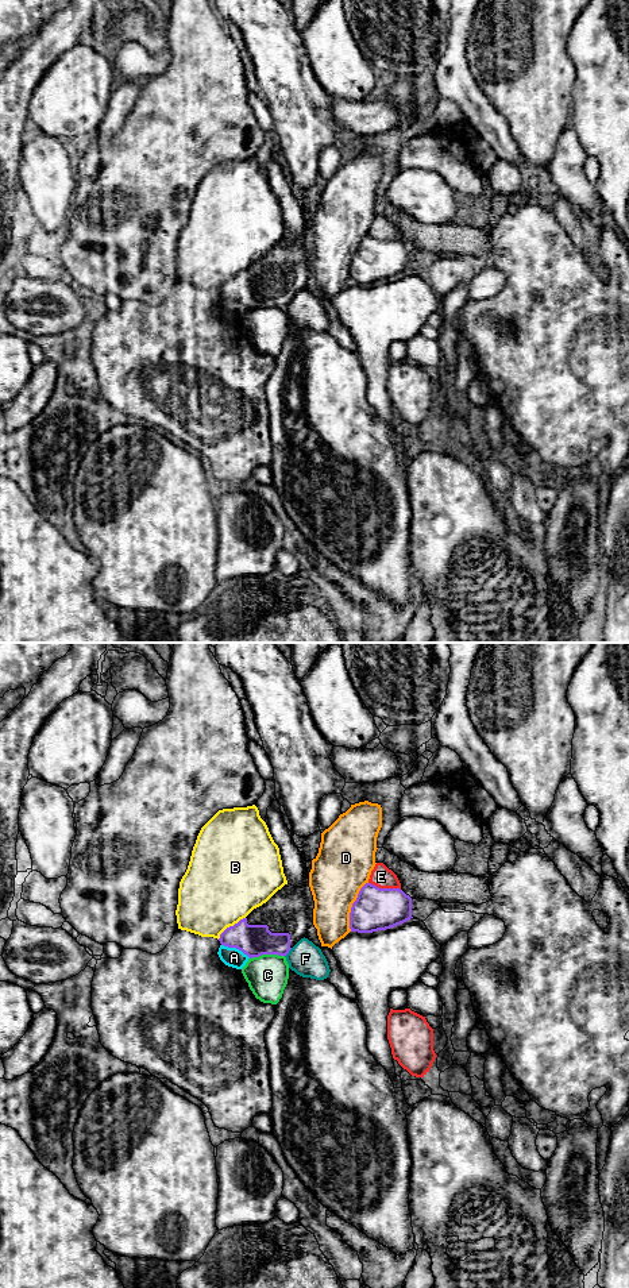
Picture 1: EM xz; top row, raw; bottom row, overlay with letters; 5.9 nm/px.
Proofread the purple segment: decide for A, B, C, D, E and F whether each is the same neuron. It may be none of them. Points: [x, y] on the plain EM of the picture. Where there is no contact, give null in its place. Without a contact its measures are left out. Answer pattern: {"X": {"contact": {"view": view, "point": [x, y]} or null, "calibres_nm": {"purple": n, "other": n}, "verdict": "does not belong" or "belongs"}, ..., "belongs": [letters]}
{"A": {"contact": {"view": "xz", "point": [236, 300]}, "calibres_nm": {"purple": 190, "other": 120}, "verdict": "does not belong"}, "B": {"contact": {"view": "xz", "point": [230, 278]}, "calibres_nm": {"purple": 190, "other": 460}, "verdict": "does not belong"}, "C": {"contact": {"view": "xz", "point": [266, 305]}, "calibres_nm": {"purple": 190, "other": 240}, "verdict": "does not belong"}, "D": {"contact": {"view": "xz", "point": [352, 258]}, "calibres_nm": {"purple": 260, "other": 340}, "verdict": "does not belong"}, "E": {"contact": {"view": "xz", "point": [385, 240]}, "calibres_nm": {"purple": 260, "other": 130}, "verdict": "does not belong"}, "F": {"contact": {"view": "xz", "point": [288, 304]}, "calibres_nm": {"purple": 190, "other": 200}, "verdict": "does not belong"}, "belongs": []}

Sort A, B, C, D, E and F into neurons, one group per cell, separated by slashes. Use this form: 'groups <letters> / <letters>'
groups A / B / C / D / E / F

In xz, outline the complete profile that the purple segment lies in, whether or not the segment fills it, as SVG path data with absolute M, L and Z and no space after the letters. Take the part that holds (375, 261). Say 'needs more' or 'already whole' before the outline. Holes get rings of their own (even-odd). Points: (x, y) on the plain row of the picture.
already whole; M366 235L350 265L350 281L358 285L386 282L409 273L412 250L400 240L379 240Z

